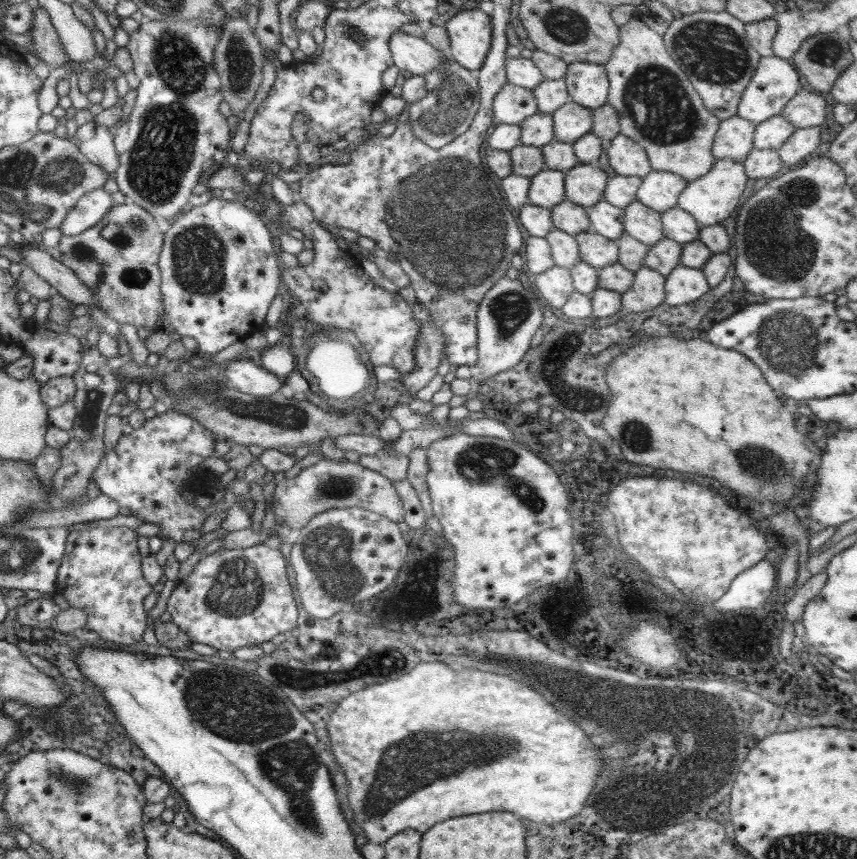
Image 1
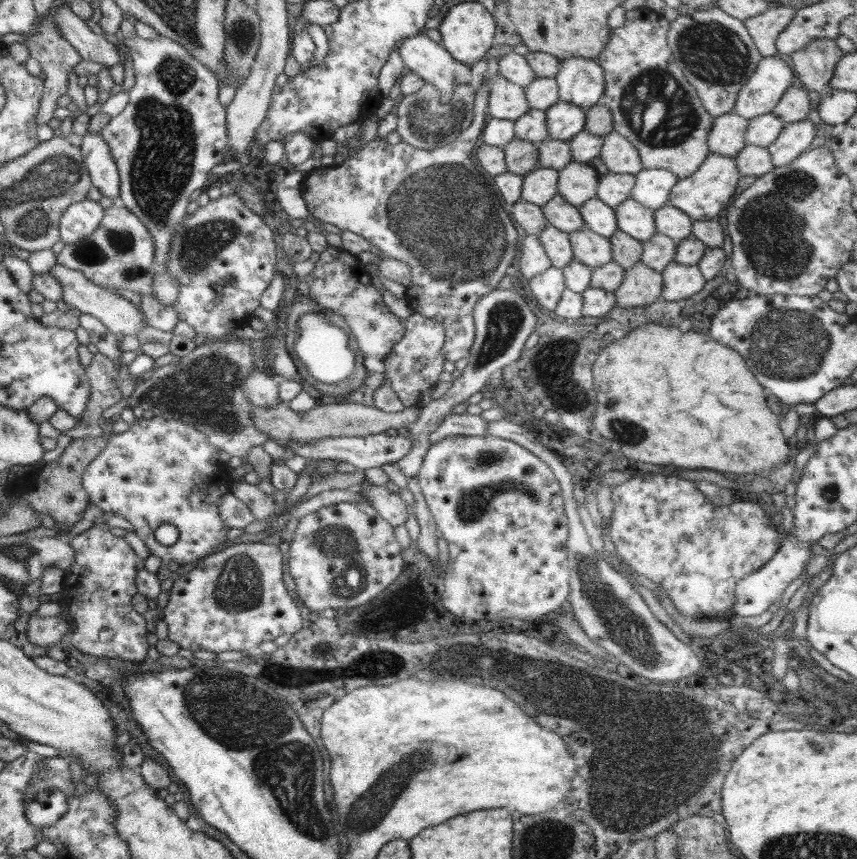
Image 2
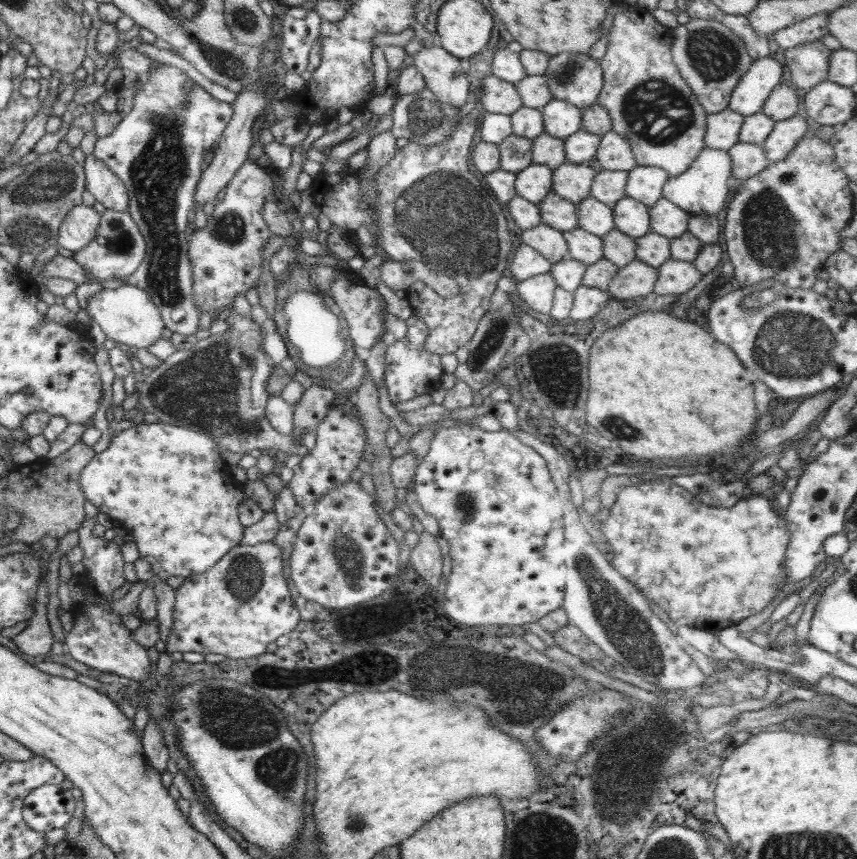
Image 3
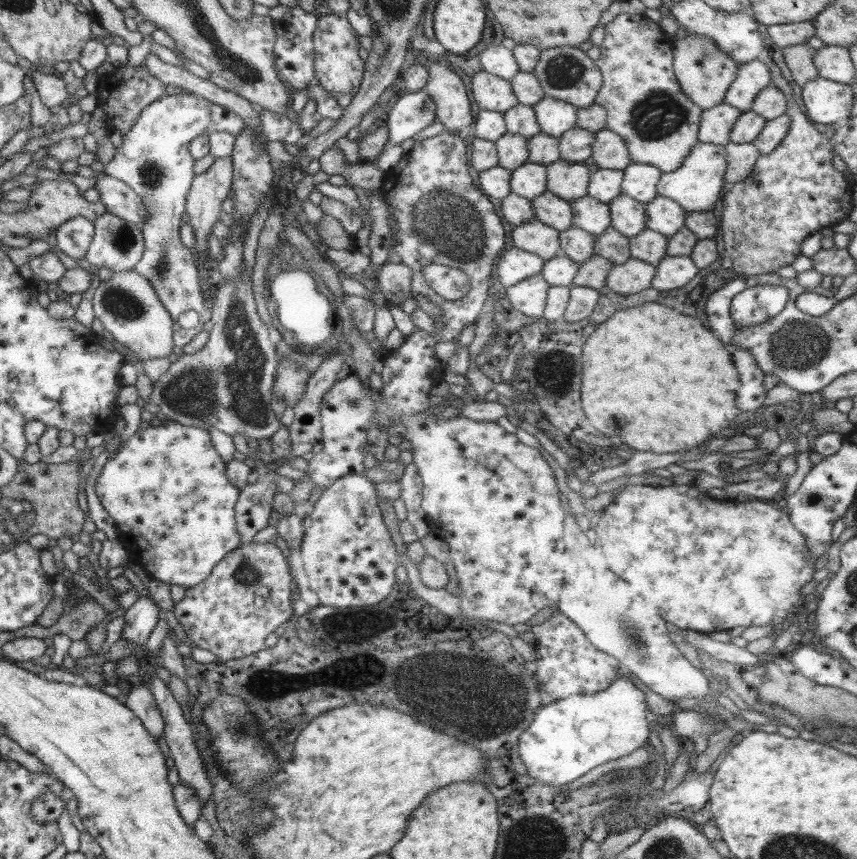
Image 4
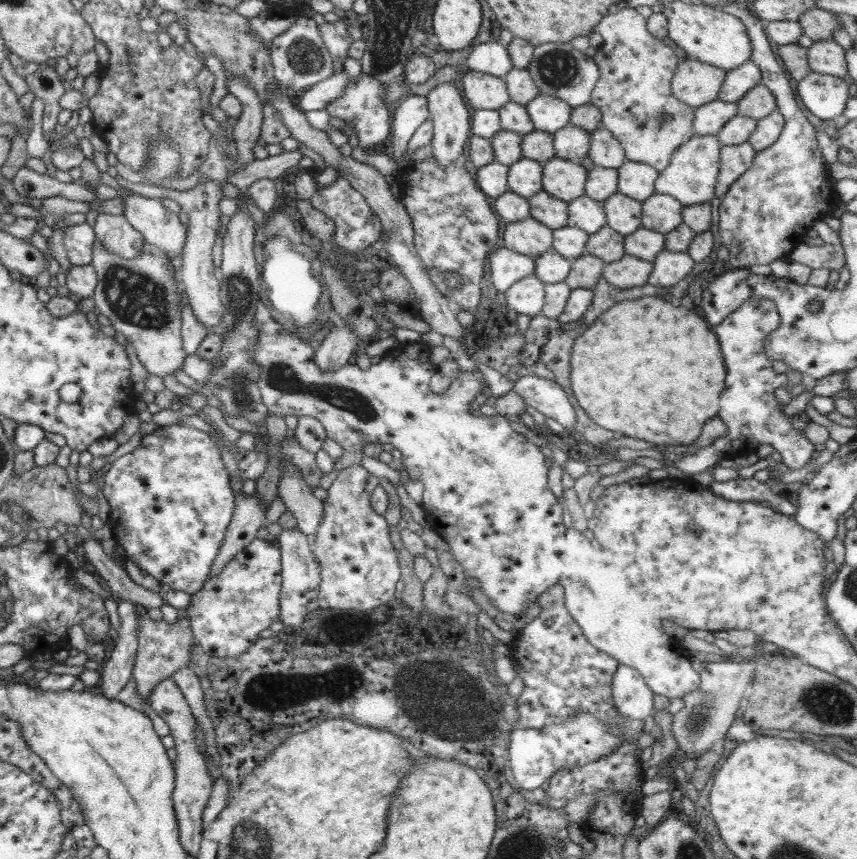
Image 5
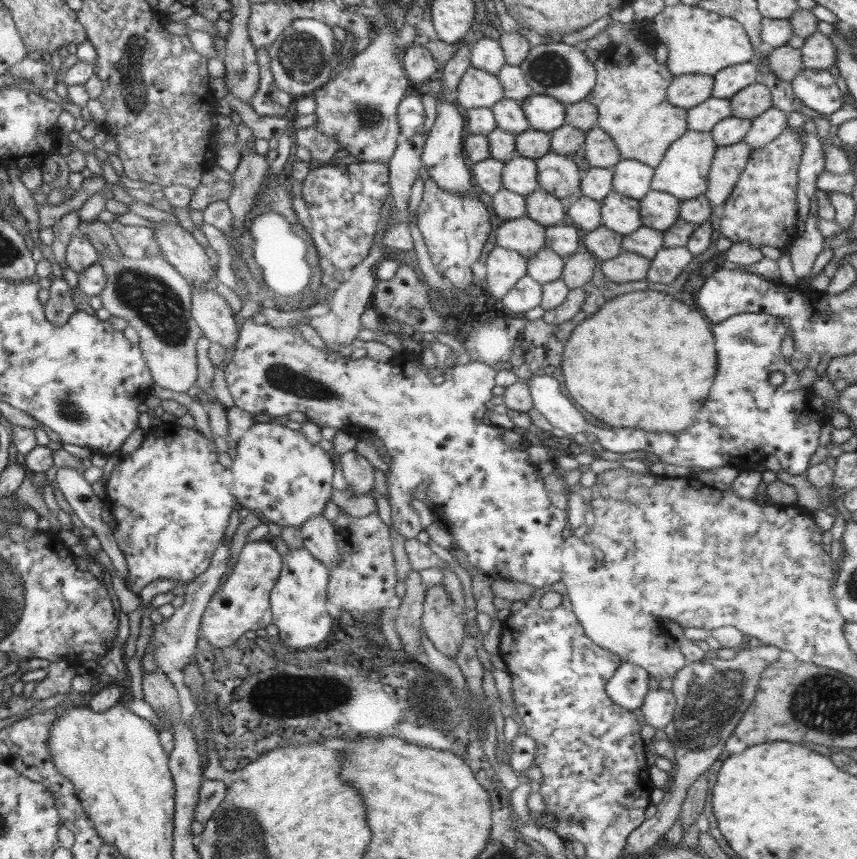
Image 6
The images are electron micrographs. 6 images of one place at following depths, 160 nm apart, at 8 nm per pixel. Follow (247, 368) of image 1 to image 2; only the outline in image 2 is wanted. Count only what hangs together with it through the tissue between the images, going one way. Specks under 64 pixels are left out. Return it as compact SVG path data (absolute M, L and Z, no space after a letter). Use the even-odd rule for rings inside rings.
M253 370L245 380L243 389L253 406L270 408L281 402L279 397L279 378L270 376L262 370Z

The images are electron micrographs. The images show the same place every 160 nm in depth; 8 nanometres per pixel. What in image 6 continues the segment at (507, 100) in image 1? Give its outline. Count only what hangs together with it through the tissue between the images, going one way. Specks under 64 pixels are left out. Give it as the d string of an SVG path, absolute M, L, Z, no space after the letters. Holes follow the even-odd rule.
M469 66L457 86L458 102L466 109L491 108L503 97L497 75Z

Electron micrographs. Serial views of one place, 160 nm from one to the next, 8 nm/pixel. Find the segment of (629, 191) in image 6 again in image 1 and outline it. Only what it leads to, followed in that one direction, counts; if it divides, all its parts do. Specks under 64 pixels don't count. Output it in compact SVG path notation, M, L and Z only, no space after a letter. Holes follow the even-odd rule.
M650 171L636 192L636 201L662 214L678 204L678 196L688 182L673 172Z

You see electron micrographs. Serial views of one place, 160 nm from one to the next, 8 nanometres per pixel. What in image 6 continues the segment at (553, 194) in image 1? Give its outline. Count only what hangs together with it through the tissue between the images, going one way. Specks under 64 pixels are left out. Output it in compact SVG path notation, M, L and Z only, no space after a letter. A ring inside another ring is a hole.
M516 155L507 160L502 169L502 185L504 189L511 190L524 198L540 189L535 159Z

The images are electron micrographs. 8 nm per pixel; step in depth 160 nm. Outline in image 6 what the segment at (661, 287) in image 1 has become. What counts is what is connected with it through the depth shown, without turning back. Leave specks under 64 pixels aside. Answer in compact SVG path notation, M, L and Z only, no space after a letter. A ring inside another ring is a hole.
M623 249L616 258L602 261L604 276L615 283L641 281L647 278L651 261L634 252Z

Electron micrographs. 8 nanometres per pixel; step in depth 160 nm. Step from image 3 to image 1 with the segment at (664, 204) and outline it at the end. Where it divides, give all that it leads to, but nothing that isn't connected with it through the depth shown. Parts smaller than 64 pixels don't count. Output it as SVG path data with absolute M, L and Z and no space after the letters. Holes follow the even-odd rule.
M677 205L661 214L664 236L681 245L698 239L700 224L686 210Z

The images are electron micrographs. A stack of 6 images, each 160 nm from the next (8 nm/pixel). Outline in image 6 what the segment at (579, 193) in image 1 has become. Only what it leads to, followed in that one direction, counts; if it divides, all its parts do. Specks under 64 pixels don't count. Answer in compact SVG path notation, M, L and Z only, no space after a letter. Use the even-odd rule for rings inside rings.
M552 150L535 159L540 188L558 199L582 194L581 172L572 158Z

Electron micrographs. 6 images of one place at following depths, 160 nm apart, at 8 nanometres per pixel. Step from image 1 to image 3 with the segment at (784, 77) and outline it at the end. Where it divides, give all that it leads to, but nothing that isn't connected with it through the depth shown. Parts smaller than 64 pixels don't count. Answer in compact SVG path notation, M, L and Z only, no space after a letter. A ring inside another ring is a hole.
M771 57L756 59L731 92L729 108L743 117L761 112L770 91L781 81L782 65Z

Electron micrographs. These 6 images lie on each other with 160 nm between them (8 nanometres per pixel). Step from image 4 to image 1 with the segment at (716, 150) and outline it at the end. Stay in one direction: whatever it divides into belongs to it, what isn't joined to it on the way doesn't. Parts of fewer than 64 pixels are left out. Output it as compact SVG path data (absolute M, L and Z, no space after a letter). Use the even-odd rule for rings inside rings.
M716 159L712 168L699 179L687 181L688 186L678 196L677 206L686 210L700 226L714 226L736 212L740 206L740 198L749 181L742 163L732 159Z

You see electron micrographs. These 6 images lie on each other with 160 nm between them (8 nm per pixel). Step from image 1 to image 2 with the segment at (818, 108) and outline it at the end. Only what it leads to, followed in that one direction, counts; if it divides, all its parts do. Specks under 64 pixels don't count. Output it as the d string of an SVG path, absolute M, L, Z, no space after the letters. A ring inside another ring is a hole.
M790 85L786 92L783 92L771 113L785 123L795 123L807 119L809 112L810 97L808 97L807 90Z

